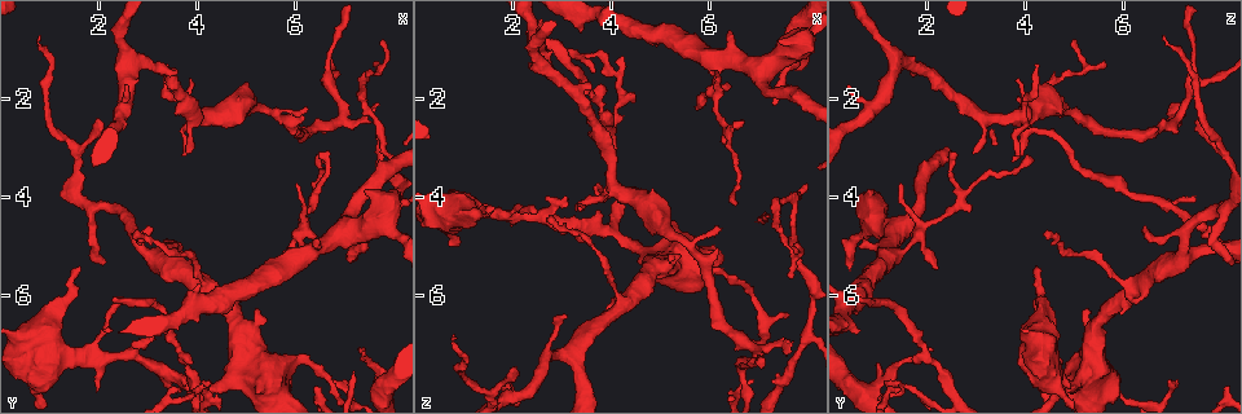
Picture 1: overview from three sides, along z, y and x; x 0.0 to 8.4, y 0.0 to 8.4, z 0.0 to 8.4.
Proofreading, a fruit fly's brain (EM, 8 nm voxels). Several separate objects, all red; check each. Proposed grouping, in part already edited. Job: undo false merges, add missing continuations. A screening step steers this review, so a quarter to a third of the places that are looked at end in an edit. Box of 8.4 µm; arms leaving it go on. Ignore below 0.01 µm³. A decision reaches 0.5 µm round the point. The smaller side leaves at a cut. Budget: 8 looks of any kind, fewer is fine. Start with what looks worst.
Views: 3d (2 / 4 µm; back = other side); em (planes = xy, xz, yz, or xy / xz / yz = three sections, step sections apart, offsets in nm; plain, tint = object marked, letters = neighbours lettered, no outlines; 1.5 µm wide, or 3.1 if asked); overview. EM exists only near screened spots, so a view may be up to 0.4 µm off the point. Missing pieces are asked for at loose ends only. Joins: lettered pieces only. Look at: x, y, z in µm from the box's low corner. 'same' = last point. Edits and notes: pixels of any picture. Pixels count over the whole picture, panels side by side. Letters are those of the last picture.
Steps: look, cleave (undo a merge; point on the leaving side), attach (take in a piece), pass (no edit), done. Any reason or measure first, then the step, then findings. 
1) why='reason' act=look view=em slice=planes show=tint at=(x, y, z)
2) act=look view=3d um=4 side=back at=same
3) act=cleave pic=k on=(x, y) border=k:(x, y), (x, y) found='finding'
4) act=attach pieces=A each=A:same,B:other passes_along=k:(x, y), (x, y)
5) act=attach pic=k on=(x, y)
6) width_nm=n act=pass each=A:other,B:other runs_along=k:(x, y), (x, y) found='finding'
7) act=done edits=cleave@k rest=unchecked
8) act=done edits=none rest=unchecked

why='an open end' act=look view=3d um=4 at=(1.65, 5.40, 4.15)

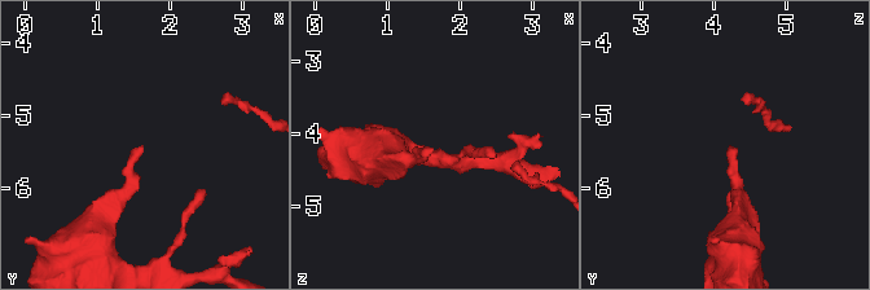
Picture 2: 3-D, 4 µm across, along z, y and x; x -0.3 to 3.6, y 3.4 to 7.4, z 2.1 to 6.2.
why='shape alone is not enough' act=look view=em slice=xz step=8 show=letters at=(1.60, 5.45, 4.20)

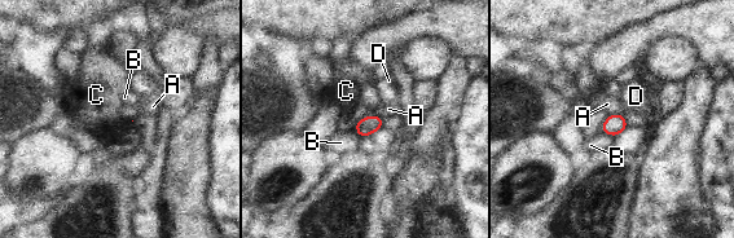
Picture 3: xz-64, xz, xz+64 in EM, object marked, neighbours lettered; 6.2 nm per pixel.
act=pass each=A:other,B:other,C:other,D:other found='none of them fits'

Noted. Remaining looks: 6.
why='arms part here' act=look view=3d um=4 at=(7.95, 4.65, 0.75)

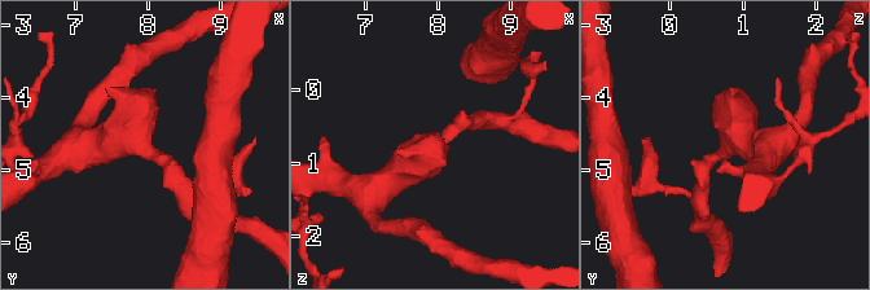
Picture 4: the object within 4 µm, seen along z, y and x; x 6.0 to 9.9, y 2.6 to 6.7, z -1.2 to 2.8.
why='need the tissue' act=look view=em slice=yz step=4 show=letters at=(7.85, 4.65, 0.80)

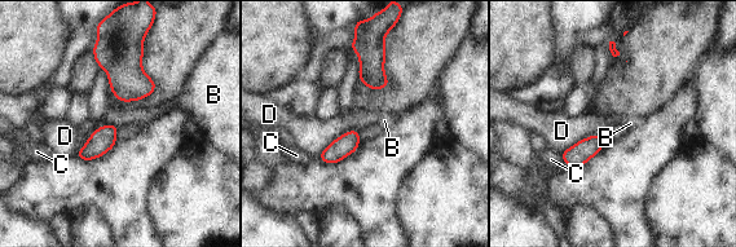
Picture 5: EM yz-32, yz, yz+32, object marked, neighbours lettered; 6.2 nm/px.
longest_contact=D:320nm act=pass each=B:other,C:other,D:other found='all the same cell'

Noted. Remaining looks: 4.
act=look view=em slice=yz step=8 show=tint at=(7.70, 2.60, 4.10)

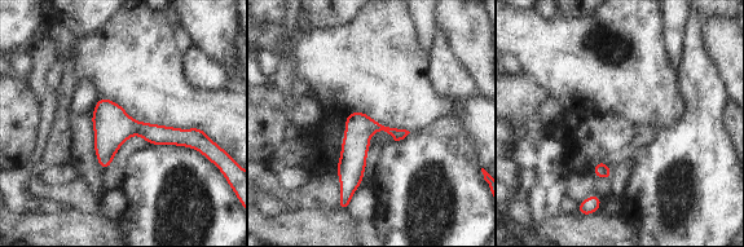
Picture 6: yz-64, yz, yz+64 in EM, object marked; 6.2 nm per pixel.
why='cut it another way' act=look view=em slice=planes show=letters at=same

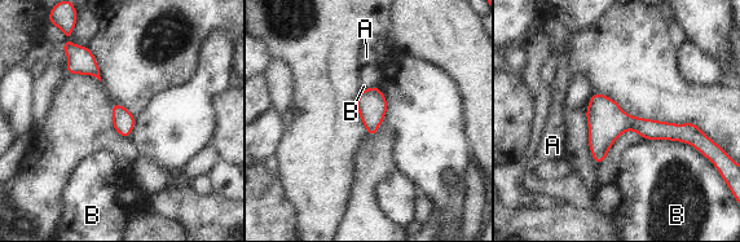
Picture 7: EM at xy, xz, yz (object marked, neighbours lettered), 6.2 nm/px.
act=pass each=A:other,B:other runs_along=7:(589, 113), (650, 130), (694, 132) found='one cell here'

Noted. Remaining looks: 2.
act=done edits=none rest=unchecked

